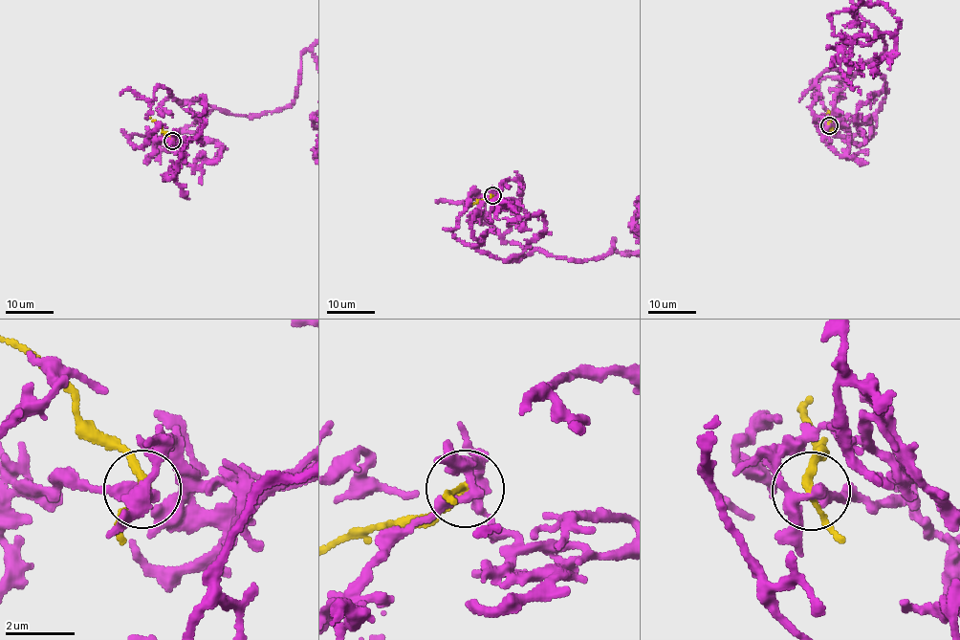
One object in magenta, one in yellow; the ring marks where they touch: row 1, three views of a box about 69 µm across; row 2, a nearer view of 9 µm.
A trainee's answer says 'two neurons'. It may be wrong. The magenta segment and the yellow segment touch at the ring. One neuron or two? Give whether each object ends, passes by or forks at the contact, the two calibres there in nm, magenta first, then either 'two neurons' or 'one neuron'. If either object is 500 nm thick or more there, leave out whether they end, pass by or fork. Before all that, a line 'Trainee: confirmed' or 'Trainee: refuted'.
Trainee: confirmed
magenta forks there; yellow passes by; 240 nm thick on the magenta side, 200 nm on the other; two neurons

